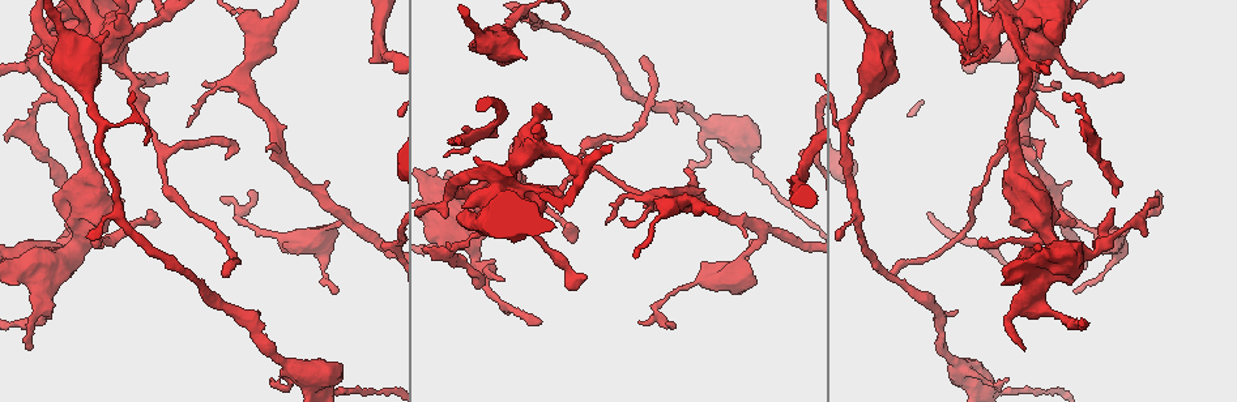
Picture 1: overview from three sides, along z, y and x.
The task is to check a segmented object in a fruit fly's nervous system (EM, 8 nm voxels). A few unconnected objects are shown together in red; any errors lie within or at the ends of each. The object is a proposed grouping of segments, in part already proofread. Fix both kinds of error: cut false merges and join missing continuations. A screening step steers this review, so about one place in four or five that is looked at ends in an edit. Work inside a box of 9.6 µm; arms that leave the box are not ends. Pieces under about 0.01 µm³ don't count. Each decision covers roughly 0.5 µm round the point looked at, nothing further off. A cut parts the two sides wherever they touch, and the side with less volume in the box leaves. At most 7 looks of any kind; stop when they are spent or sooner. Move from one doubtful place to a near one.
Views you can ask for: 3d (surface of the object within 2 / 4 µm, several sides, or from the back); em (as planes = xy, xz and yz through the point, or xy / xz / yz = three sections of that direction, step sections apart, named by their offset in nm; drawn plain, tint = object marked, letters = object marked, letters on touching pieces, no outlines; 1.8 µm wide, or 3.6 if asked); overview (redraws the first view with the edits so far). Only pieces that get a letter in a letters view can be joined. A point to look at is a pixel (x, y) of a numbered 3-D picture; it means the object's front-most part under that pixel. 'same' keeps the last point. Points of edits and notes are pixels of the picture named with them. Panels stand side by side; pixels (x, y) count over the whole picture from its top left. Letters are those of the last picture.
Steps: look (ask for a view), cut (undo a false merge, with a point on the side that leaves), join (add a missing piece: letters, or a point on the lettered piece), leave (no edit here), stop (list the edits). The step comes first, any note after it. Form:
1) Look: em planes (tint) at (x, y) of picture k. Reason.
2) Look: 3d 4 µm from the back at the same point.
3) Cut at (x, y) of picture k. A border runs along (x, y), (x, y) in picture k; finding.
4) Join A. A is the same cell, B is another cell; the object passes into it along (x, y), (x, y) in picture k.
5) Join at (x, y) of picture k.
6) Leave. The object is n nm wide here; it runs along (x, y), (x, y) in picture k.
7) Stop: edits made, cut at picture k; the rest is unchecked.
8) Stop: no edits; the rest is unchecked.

Look: em xz step 16 (tint) at (46, 305) of picture 1. Closes a loop.

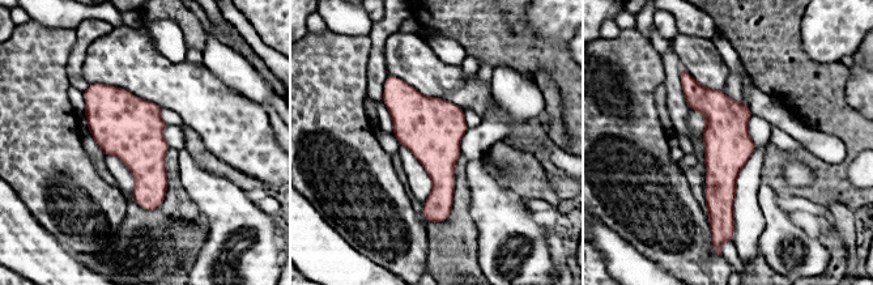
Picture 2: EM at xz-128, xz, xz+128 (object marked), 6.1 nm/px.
Look: em planes (letters) at the same point. Another direction.

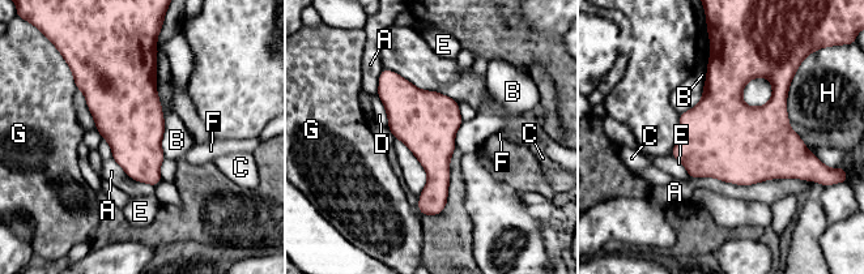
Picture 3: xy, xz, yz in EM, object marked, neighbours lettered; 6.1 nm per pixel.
Leave. A, B, C, D, E, F, G and H are other cells; one neuron here.

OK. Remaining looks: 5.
Look: em 3.6 µm planes (letters) at (749, 240) of picture 1.

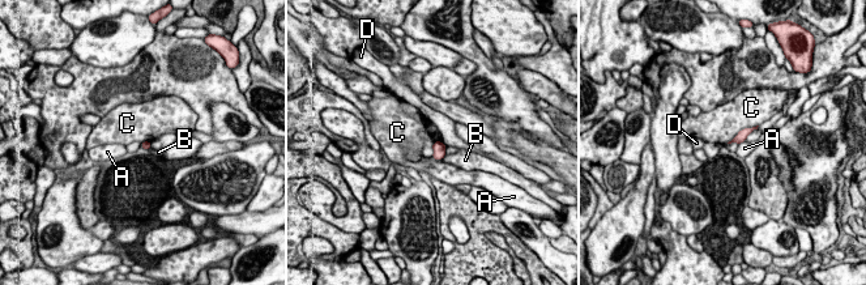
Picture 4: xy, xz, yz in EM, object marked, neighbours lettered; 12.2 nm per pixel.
Leave. The object is 90 nm wide here; A, B, C and D are other cells; none of them fits.

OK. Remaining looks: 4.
Look: 3d 2 µm at (1157, 196) of picture 1. Free end.

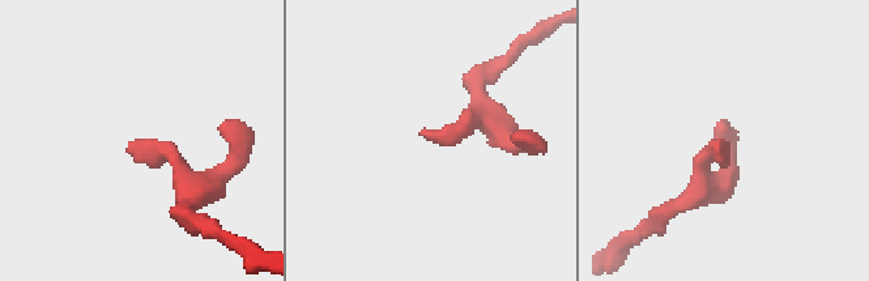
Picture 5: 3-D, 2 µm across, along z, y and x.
Look: em xy step 4 (letters) at (716, 147) of picture 5.

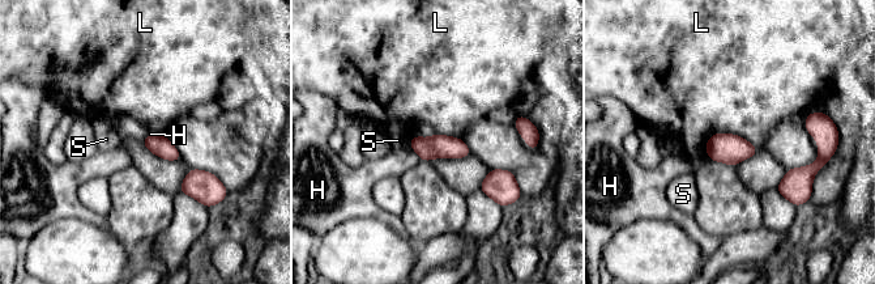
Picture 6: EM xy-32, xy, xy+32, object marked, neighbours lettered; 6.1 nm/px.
Leave. H, L and S are other cells; a border runs along (704, 144), (737, 134), (759, 152) in picture 6; no lettered piece goes on from it.

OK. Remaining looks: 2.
Stop: no edits; the rest is unchecked.

